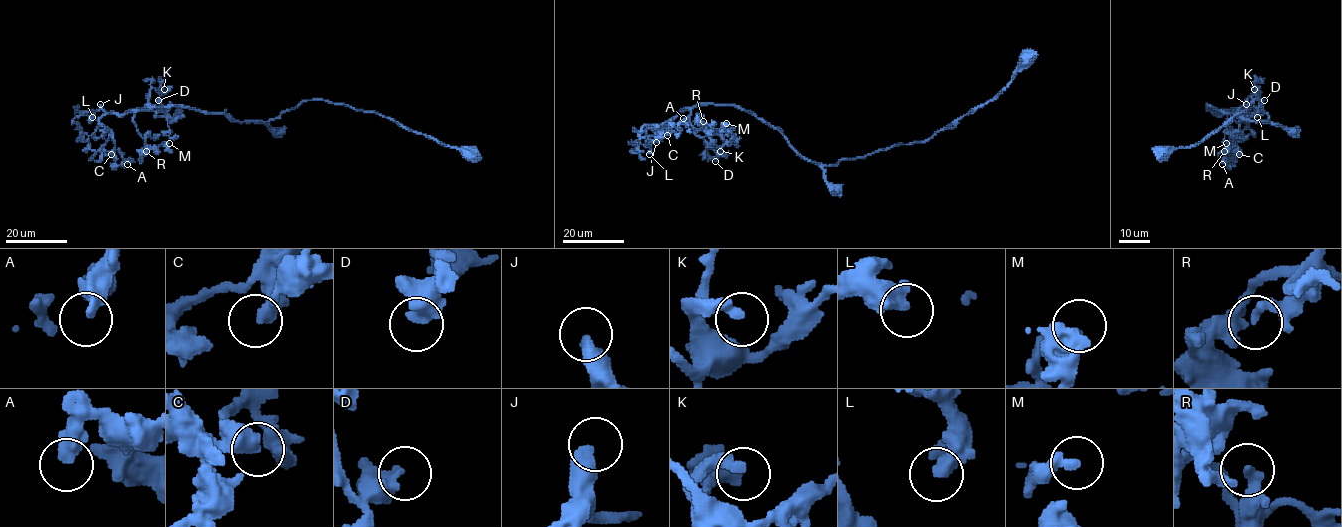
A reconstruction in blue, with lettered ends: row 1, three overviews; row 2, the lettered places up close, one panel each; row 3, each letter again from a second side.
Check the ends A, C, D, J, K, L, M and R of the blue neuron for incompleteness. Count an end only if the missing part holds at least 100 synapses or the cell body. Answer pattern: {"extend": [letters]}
{"extend": ["J"]}

